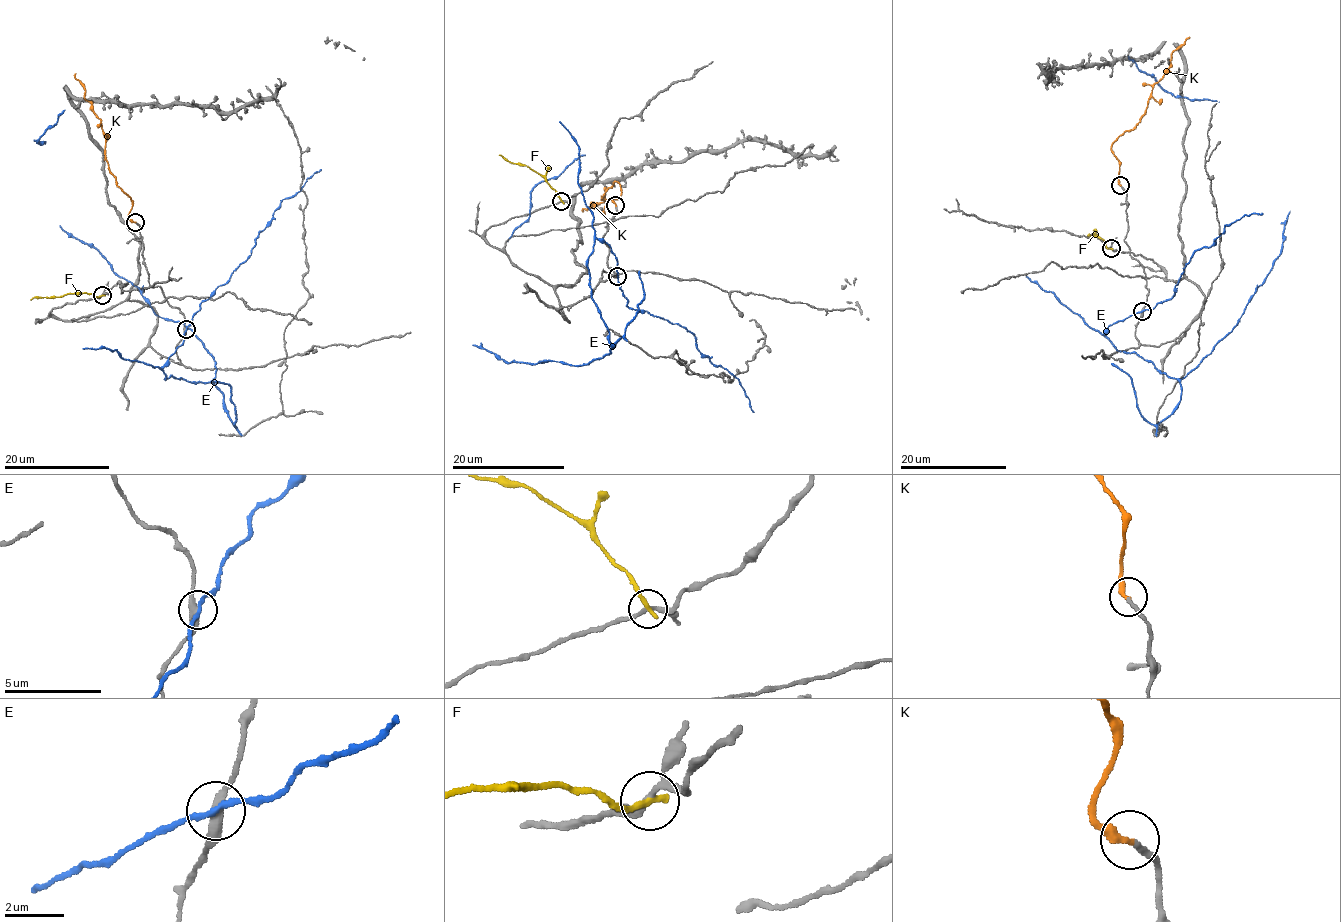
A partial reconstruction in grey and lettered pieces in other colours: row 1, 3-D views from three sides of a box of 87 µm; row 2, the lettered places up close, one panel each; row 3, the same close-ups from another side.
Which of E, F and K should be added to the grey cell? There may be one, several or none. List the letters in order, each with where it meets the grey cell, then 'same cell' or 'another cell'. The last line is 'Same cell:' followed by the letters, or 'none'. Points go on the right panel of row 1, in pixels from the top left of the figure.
E: (1142, 311) | another cell
F: (1111, 248) | another cell
K: (1120, 185) | same cell
Same cell: K

